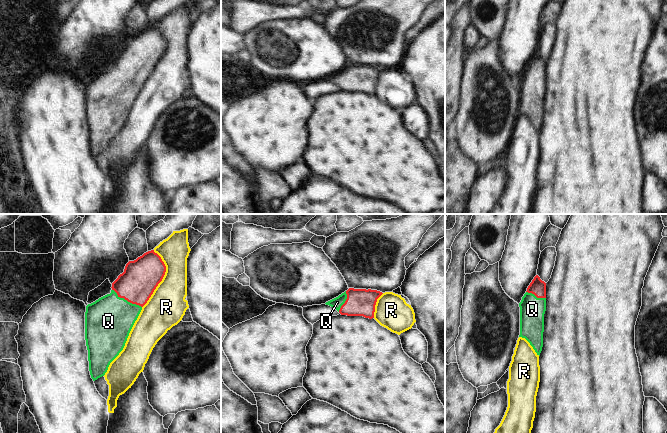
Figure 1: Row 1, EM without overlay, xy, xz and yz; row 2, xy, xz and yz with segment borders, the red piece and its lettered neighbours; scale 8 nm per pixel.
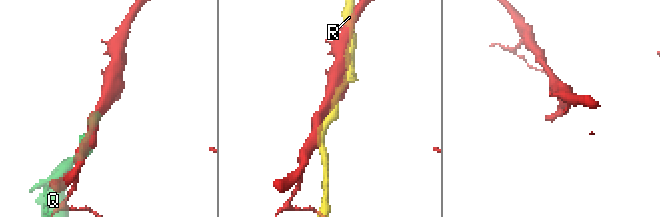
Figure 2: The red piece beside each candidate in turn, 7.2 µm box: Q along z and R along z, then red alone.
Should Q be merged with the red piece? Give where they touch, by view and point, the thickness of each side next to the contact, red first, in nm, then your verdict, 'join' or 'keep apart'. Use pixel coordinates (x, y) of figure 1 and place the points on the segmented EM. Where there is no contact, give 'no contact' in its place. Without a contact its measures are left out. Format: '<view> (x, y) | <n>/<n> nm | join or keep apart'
xy (127, 300) | 300/380 nm | join

